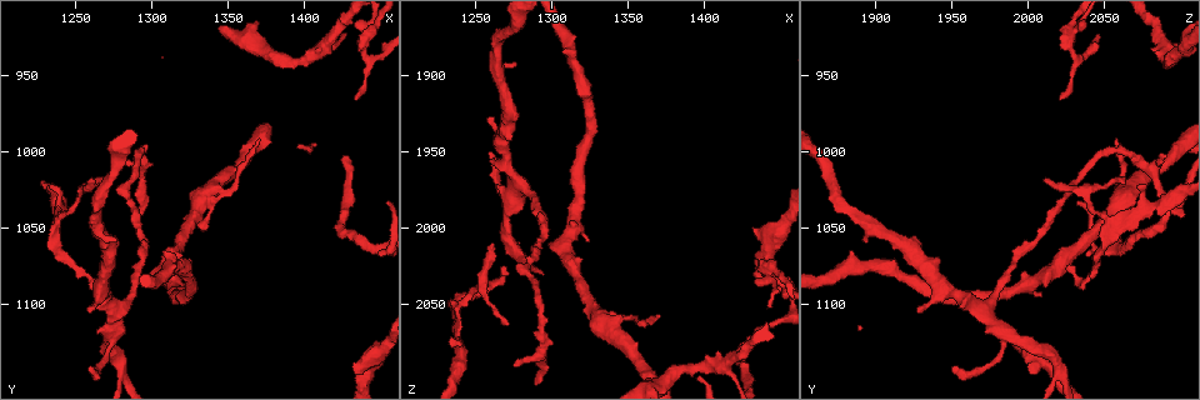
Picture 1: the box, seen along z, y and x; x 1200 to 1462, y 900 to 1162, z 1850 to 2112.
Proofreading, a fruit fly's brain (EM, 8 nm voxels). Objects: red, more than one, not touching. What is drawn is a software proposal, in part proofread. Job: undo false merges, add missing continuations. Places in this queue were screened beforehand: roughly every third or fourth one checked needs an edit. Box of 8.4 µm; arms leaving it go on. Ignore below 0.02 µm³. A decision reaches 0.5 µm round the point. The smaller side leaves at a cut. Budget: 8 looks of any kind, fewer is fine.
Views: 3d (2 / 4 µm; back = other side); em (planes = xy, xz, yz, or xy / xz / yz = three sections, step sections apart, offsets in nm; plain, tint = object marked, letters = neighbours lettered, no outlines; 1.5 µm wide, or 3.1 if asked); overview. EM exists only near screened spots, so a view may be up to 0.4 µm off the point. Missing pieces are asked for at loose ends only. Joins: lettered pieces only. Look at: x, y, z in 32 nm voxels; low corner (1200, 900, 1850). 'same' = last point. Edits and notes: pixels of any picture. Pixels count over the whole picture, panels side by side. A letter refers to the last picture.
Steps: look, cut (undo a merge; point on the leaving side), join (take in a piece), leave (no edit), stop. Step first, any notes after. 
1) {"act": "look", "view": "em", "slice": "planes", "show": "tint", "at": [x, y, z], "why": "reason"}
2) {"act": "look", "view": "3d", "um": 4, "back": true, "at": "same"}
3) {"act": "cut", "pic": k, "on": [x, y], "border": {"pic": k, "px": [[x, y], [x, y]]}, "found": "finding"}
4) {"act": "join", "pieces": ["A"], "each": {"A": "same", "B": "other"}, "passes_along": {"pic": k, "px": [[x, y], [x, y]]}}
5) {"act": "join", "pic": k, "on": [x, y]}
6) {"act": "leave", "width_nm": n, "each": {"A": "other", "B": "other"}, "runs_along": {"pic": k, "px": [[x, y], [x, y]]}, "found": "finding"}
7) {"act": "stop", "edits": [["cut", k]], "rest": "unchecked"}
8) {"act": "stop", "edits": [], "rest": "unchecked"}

{"act": "look", "view": "em", "slice": "xz", "step": 4, "show": "tint", "at": [1438, 928, 2026], "why": "abrupt turn"}

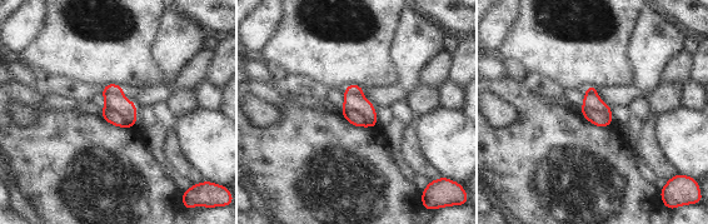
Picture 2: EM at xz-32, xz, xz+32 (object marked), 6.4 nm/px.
{"act": "look", "view": "em", "slice": "yz", "step": 8, "show": "letters", "at": "same"}

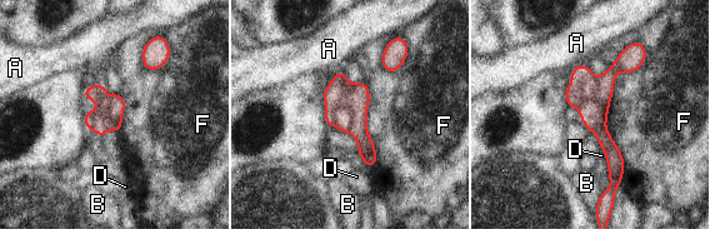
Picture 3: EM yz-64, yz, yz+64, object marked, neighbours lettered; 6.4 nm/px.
{"act": "leave", "each": {"A": "other", "B": "other", "D": "other", "F": "other"}, "found": "all the same neuron"}

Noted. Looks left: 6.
{"act": "look", "view": "3d", "um": 2, "at": [1270, 1020, 2064], "why": "branch stops here"}

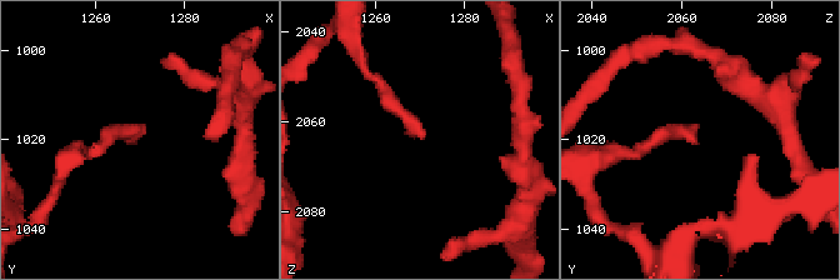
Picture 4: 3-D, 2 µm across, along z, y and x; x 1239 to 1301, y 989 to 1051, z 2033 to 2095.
{"act": "look", "view": "em", "slice": "planes", "show": "letters", "at": [1271, 1018, 2063]}

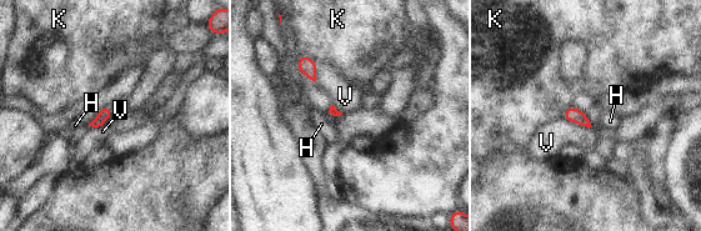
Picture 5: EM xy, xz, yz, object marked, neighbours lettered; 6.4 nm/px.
{"act": "leave", "each": {"H": "other", "K": "other", "V": "other"}, "found": "none of them fits"}

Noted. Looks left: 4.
{"act": "look", "view": "em", "slice": "xy", "step": 8, "show": "letters", "at": [1270, 1074, 2026]}

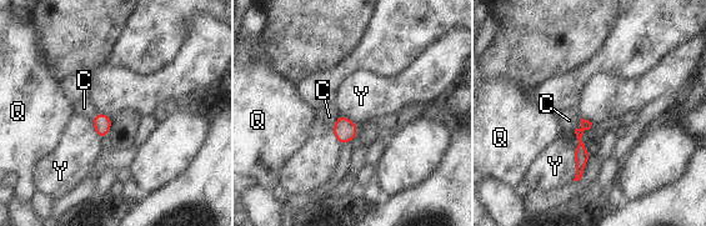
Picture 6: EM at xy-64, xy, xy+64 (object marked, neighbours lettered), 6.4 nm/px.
{"act": "look", "view": "em", "slice": "planes", "show": "letters", "at": "same", "why": "cut it another way"}

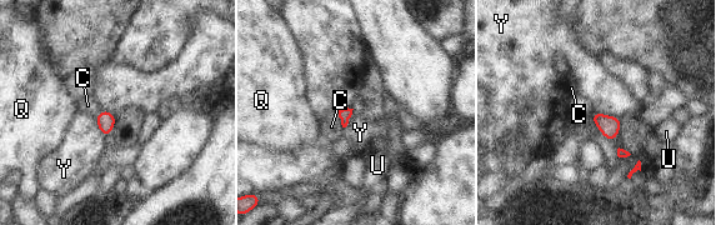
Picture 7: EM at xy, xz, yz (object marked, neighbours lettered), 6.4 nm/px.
{"act": "leave", "width_nm": 80, "each": {"C": "other", "Q": "other", "U": "other", "Y": "other"}, "found": "no lettered piece goes on from it"}

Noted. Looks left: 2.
{"act": "stop", "edits": [], "rest": "unchecked"}

